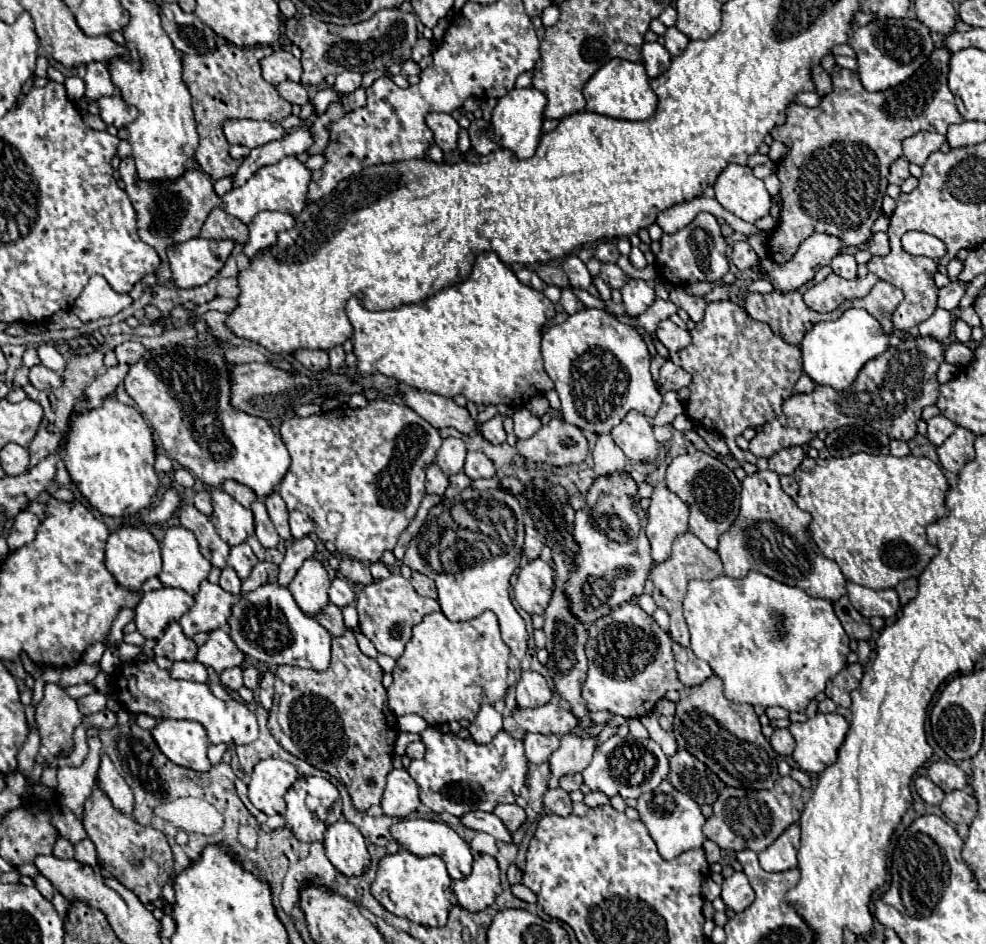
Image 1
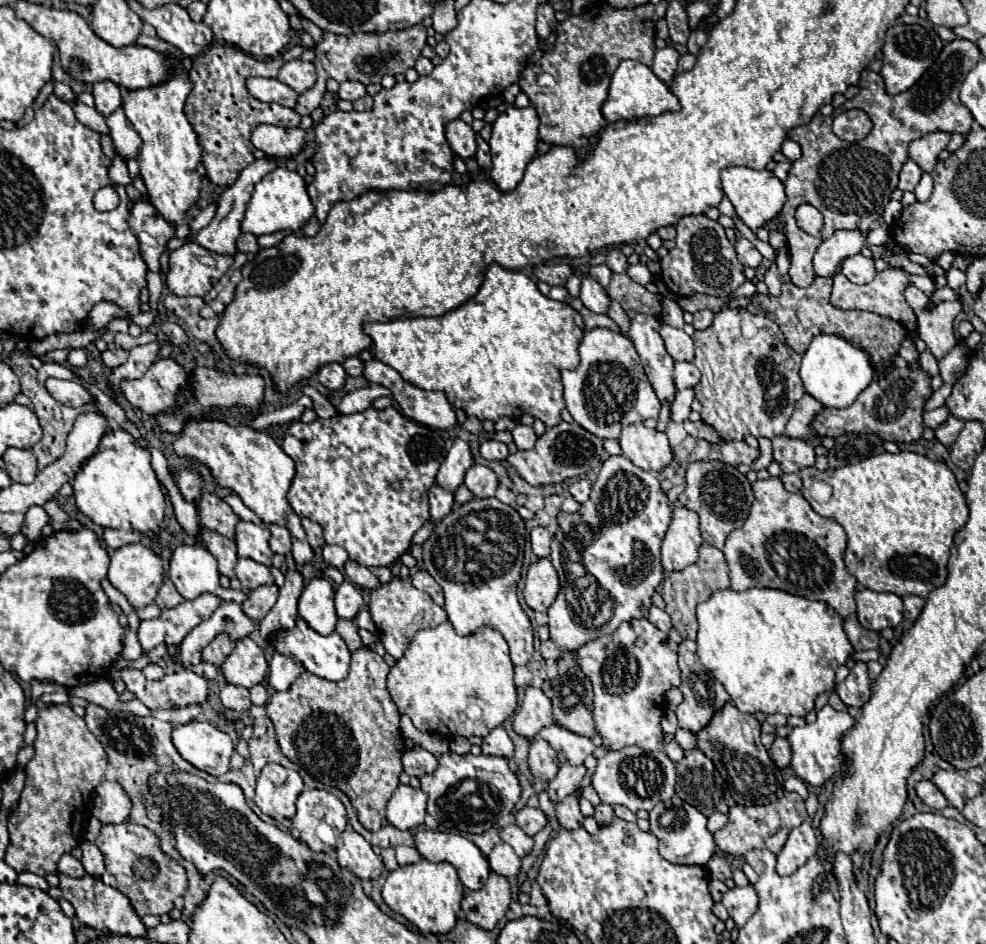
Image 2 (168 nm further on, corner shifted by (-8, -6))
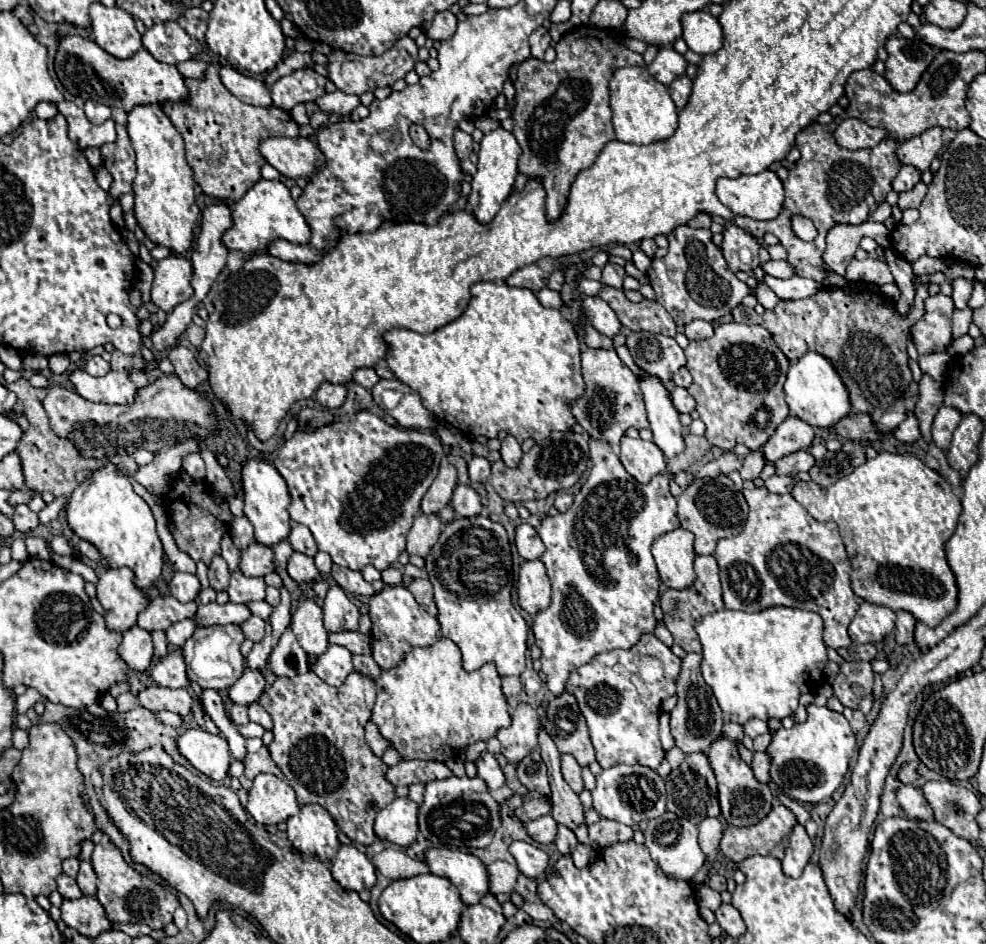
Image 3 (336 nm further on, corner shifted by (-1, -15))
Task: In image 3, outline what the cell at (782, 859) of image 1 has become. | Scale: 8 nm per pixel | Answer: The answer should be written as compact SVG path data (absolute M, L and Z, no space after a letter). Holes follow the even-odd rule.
M797 824L793 828L793 834L791 834L791 840L789 840L789 846L787 846L787 852L785 852L785 858L783 858L783 872L791 878L797 878L801 876L803 868L807 866L807 862L811 860L811 854L813 854L813 842L811 838L807 836L805 828L801 824Z

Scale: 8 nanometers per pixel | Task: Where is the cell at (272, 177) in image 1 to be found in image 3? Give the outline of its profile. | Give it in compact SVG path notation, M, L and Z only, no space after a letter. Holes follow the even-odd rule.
M259 180L255 182L245 196L231 206L233 226L225 232L225 248L253 256L257 250L265 250L273 240L287 240L291 244L307 244L311 238L311 228L301 216L291 198L289 188L279 180Z

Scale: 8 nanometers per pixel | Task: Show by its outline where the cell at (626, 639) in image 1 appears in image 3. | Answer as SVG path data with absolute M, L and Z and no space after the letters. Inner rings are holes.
M653 634L641 636L641 640L629 650L613 650L597 654L591 662L583 664L573 672L567 682L567 692L575 696L579 710L589 726L589 736L597 752L597 762L601 768L615 764L641 764L657 770L665 758L665 750L659 742L659 712L661 702L675 694L675 682L681 672L681 658L677 658L671 648L667 648Z

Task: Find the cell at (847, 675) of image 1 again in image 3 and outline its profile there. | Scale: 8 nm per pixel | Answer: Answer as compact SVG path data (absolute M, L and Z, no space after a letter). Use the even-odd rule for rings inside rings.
M843 662L835 676L833 690L845 708L855 710L857 704L873 692L871 662Z

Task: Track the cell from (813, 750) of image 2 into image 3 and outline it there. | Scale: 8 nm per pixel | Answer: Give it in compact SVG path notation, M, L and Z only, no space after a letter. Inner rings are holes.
M809 704L805 722L795 724L791 730L779 728L773 732L771 744L765 750L771 758L769 776L785 796L801 804L829 802L847 774L849 758L855 748L855 734L843 714L833 712L827 706L819 708Z

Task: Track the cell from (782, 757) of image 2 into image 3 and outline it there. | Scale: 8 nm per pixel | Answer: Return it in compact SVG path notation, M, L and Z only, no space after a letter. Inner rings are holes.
M755 752L751 768L753 768L753 774L759 782L763 782L763 784L769 782L769 756L767 756L767 752Z

